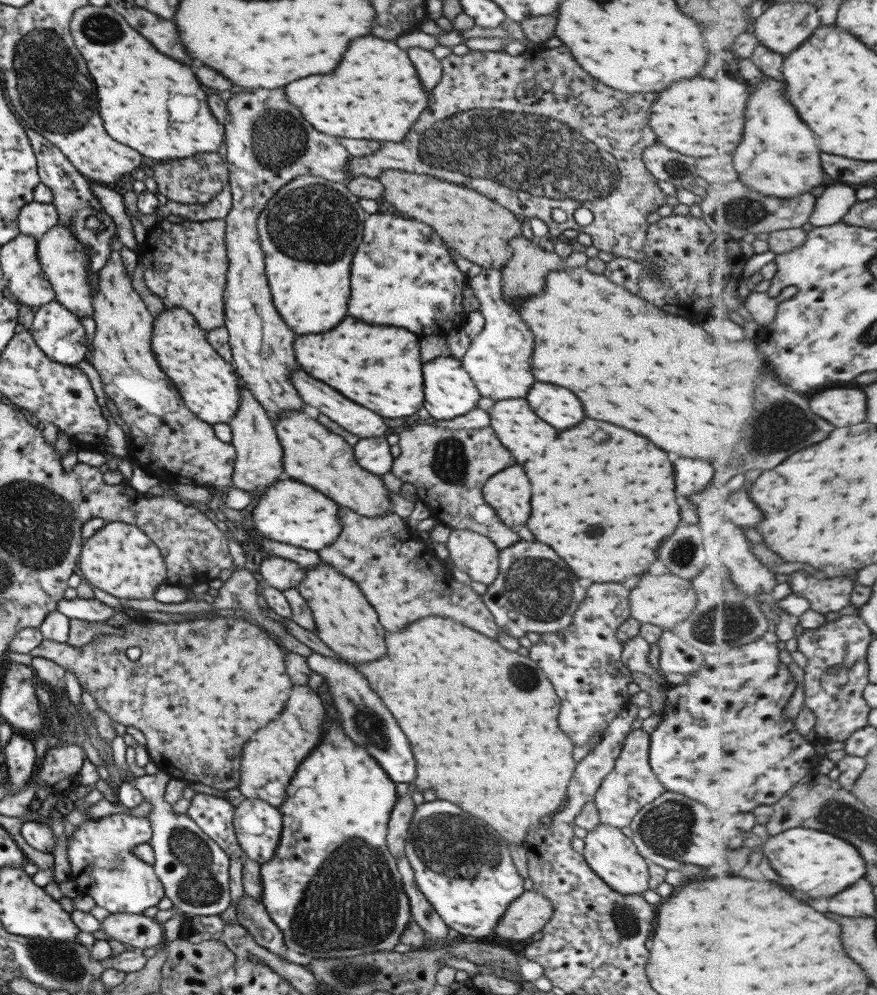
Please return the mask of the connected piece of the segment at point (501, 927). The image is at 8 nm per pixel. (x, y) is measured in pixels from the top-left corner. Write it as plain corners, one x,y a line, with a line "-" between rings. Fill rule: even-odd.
533,890
524,891
516,900
513,900
494,927
494,935
508,940
524,940
530,941
533,934
541,932
543,926
551,919
553,915
553,904
544,898
541,894

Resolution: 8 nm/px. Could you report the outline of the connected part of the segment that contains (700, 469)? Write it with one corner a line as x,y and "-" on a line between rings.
678,458
674,462
674,472
678,496
690,496
692,492
700,492
712,479
720,476
714,474
714,468
706,460
696,458

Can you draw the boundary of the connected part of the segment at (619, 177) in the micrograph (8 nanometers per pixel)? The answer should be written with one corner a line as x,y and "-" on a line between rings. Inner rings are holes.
541,45
540,47
534,47
530,50
524,51
524,53
520,54
520,56
510,56
510,54
507,54
505,52
482,52
482,50
478,48
477,50
472,50
471,52
468,52
468,54
466,54
465,56
455,56
454,54
452,54
444,58
441,63
443,74
440,79
440,82
434,87
434,90
432,90
432,94
430,94
430,100
428,100
428,110
424,110
424,112
422,112
420,120
416,120
416,122
414,122
414,126
410,128
410,132
406,134
406,138
404,138
404,140
402,140
400,144
392,144
392,142
386,142
386,146
382,144
382,146
380,146
380,150
376,150
376,152
374,152
374,154
370,154
370,156
360,156
360,158
354,158
354,156
352,156
352,158
350,158
347,164
348,173
350,173
350,177
352,177
352,179
360,176
366,176
376,179
380,177
380,174
382,174
384,170
392,169
404,170
404,172
416,172
416,174
430,174
430,176
434,178
442,178
442,180
448,180
448,182
464,184
464,186
470,186
472,190
478,191
480,194
488,196
488,198
492,198
492,200
496,200
498,204
501,204
502,206
504,206
504,208
507,208
510,212
513,212
521,221
529,220
530,218
540,218
540,220
543,220
549,227
548,235
550,236
558,236
558,234
562,234
564,230
570,230
570,228
572,228
572,230
577,230
579,233
584,232
584,234
589,234
591,236
593,245
598,248
598,250
602,252
610,252
612,254
615,254
617,257
626,257
634,259
635,261
642,263
644,268
649,273
655,274
655,266
653,266
653,264
651,264
651,262
649,262
649,260
645,258
645,236
647,235
647,230
650,226
650,224
646,221
646,216
648,216
650,212
656,212
658,208
660,208
660,206
664,206
664,204
666,204
667,195
664,194
664,192
659,188
657,184
657,179
646,168
646,165
643,161
643,152
647,148
649,148
649,146
652,146
658,142
656,134
654,134
652,127
648,124
648,112
650,112
650,106
652,106
652,102
656,100
656,96
658,96
658,94
650,94
650,92
640,92
640,94
625,93
614,88
610,88
605,84
602,84
602,82
588,75
588,72
585,72
584,70
582,70
582,68
580,68
580,66
578,66
578,63
574,61
574,57
572,57
572,53
568,52
568,46
564,45
560,45
559,48
547,48
-
398,146
406,146
406,150
402,150
402,152
408,152
408,154
402,154
402,156
408,156
408,158
398,158
398,150
396,150
-
580,207
586,207
588,208
588,210
591,210
594,219
590,225
581,226
578,225
576,221
574,221
574,210
-
554,208
560,208
560,210
564,210
564,212
566,212
567,220
565,222
556,222
552,219
552,210
554,210

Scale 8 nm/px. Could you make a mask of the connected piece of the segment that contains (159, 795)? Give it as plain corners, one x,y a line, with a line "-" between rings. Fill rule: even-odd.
119,769
122,778
124,781
130,781
131,783
134,783
136,785
136,788
139,788
139,791
142,793
142,797
144,800
146,800
148,803
151,804
151,813
149,815
149,819
152,821
152,828
153,828
153,835
151,838
151,841
148,843
153,848
154,854
155,854
155,862
152,864
153,869
155,870
156,876
161,880
161,883
163,884
163,887
165,888
165,896
166,898
170,898
173,902
173,906
176,908
179,908
182,913
185,914
186,917
189,916
214,916
214,915
220,915
222,912
226,911
227,908
231,905
231,894
229,891
229,868
230,868
230,859
229,856
224,852
224,849
215,841
212,840
208,835
205,834
204,831
201,830
201,828
193,822
193,820
187,815
187,814
180,814
174,813
172,810
173,805
166,802
164,799
165,796
165,790
168,784
168,781
171,779
171,776
168,776
167,774
164,774
162,771
158,771
154,775
143,775
140,778
134,779
134,778
128,778
125,777
124,774
122,774
121,770

